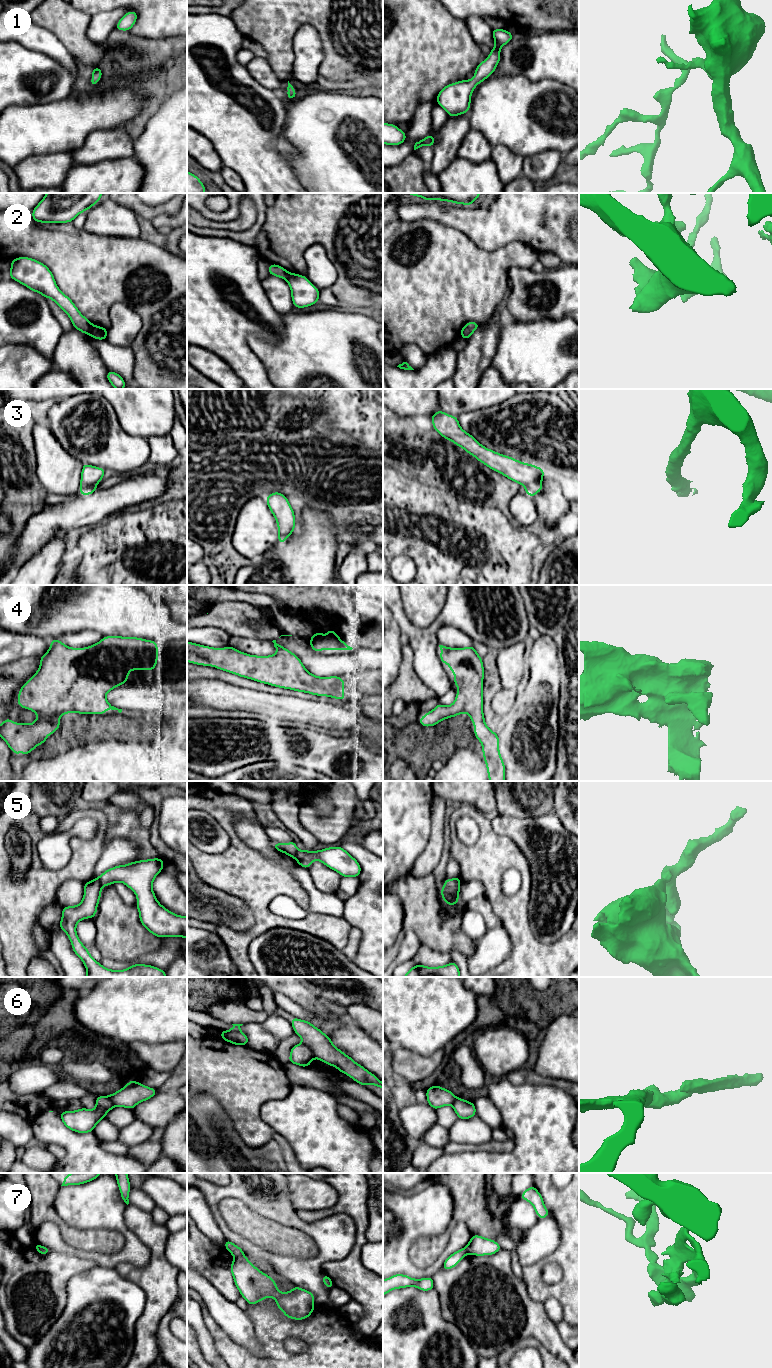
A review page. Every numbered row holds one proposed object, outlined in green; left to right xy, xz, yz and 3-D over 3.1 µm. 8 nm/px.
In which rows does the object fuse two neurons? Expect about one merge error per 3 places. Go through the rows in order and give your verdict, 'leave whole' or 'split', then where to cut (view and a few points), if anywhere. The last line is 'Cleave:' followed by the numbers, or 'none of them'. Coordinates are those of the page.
1: leave whole; cut none
2: split; cut xy (93, 326), (89, 333)
3: leave whole; cut none
4: leave whole; cut none
5: split; cut xz (297, 849), (294, 857)
6: split; cut xz (303, 1043), (315, 1057)
7: split; cut xz (243, 1254), (234, 1257)
Cleave: 2, 5, 6, 7

